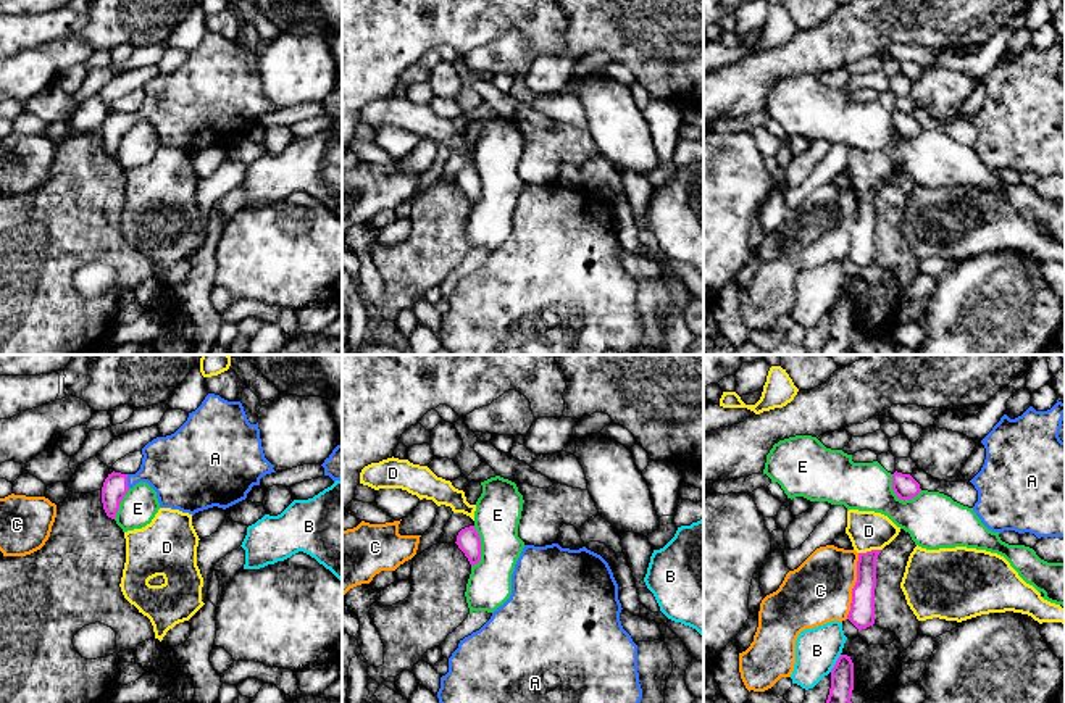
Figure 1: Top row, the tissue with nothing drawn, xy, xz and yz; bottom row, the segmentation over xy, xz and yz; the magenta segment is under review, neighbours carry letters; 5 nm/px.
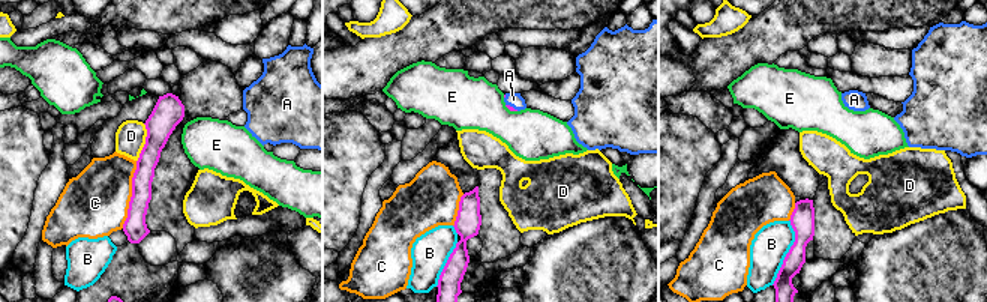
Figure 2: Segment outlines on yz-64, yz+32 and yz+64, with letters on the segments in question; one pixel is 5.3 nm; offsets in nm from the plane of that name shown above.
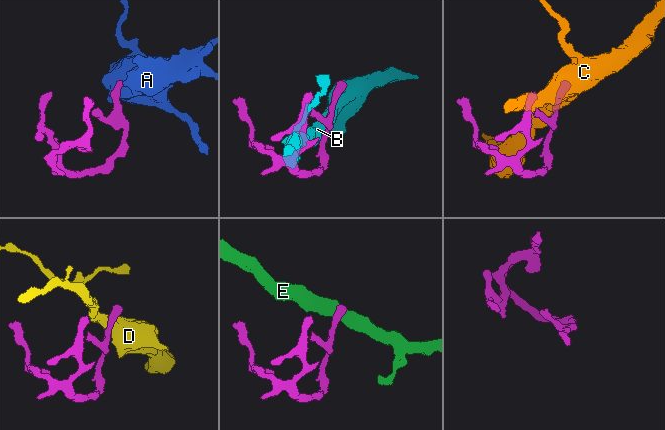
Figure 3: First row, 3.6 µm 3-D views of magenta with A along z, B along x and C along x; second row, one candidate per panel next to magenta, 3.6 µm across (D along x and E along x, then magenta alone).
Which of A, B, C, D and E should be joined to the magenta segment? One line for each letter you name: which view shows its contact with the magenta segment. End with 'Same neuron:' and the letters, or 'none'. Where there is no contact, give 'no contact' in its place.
A: xy
Same neuron: A

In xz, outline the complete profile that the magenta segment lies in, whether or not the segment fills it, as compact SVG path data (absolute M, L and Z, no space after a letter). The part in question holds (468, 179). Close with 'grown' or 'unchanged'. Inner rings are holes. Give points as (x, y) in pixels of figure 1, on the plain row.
M474 164L462 168L455 182L465 192L471 205L481 200L481 177Z | unchanged

